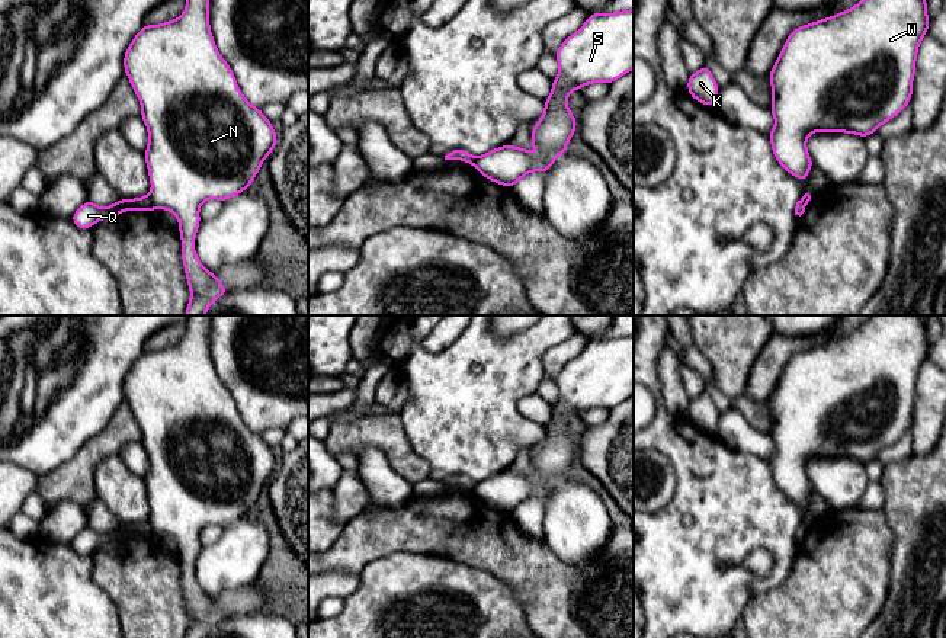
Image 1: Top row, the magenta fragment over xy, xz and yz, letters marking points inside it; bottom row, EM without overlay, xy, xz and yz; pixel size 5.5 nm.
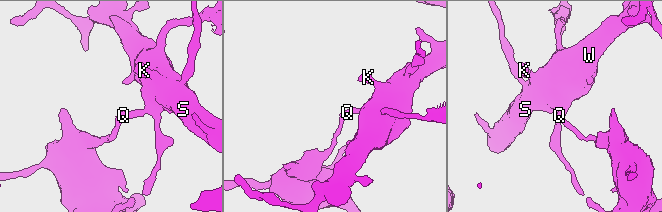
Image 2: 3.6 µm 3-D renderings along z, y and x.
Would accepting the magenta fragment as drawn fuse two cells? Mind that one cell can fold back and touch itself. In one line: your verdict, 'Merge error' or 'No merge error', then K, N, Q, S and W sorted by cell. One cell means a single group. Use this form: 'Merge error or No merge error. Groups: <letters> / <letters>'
Merge error. Groups: K N S W / Q

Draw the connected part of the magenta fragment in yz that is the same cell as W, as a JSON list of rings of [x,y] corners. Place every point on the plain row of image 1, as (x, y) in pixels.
[[[873,315],[849,336],[793,355],[767,401],[776,446],[767,462],[776,487],[805,507],[815,490],[806,475],[812,458],[866,464],[894,445],[911,427],[918,371],[929,352],[924,315]]]

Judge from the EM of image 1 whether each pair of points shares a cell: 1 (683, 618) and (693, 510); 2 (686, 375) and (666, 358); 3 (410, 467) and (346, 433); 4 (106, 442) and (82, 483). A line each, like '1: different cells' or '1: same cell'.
1: same cell
2: different cells
3: same cell
4: same cell

